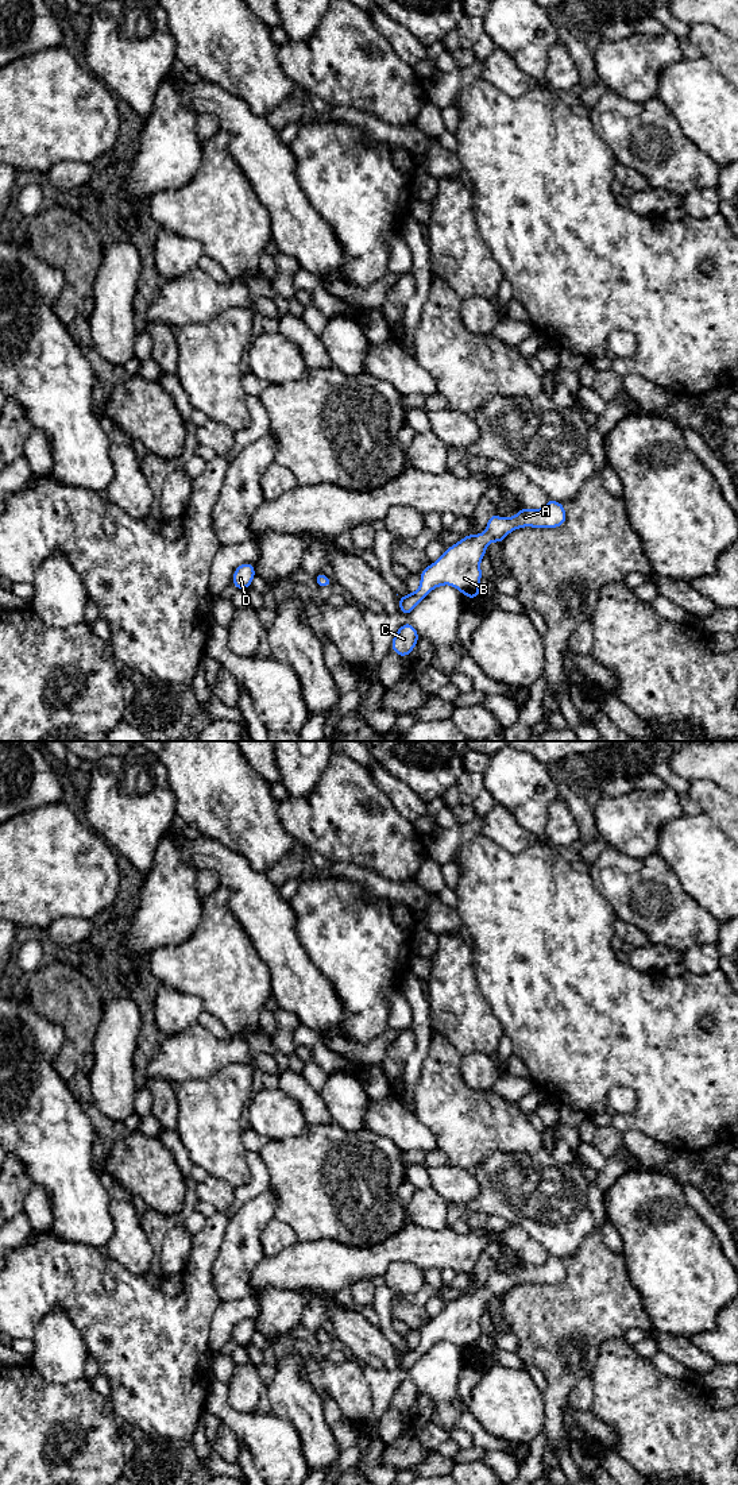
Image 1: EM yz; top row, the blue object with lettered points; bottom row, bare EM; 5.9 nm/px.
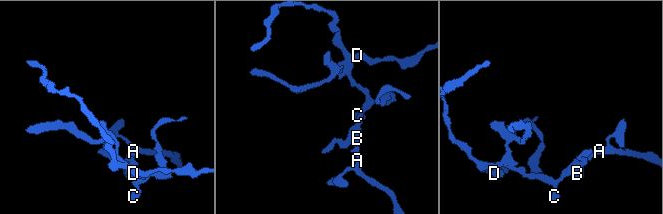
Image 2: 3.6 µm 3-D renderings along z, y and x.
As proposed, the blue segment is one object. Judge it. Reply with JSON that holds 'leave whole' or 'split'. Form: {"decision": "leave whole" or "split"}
{"decision": "leave whole"}

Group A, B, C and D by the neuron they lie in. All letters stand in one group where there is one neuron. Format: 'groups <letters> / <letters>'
groups A B C D

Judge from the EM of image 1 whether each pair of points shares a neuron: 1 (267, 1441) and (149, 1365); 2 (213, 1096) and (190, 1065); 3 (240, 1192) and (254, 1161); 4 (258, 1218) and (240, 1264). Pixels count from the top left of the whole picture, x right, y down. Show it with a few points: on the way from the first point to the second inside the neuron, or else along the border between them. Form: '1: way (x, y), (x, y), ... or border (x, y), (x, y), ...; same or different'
1: border (212, 1377), (203, 1408); different
2: border (230, 1064), (205, 1077), (170, 1082); different
3: way (250, 1188), (255, 1183), (255, 1171); same
4: way (247, 1229), (247, 1246), (240, 1253); same

